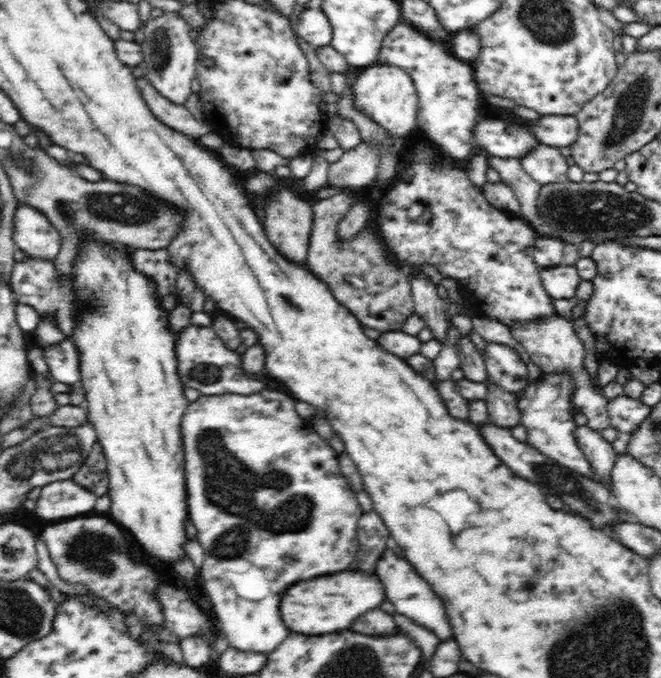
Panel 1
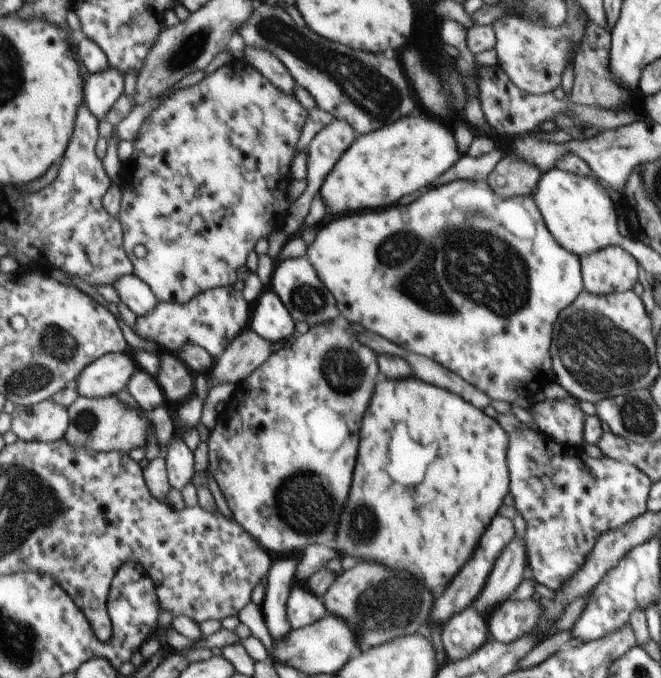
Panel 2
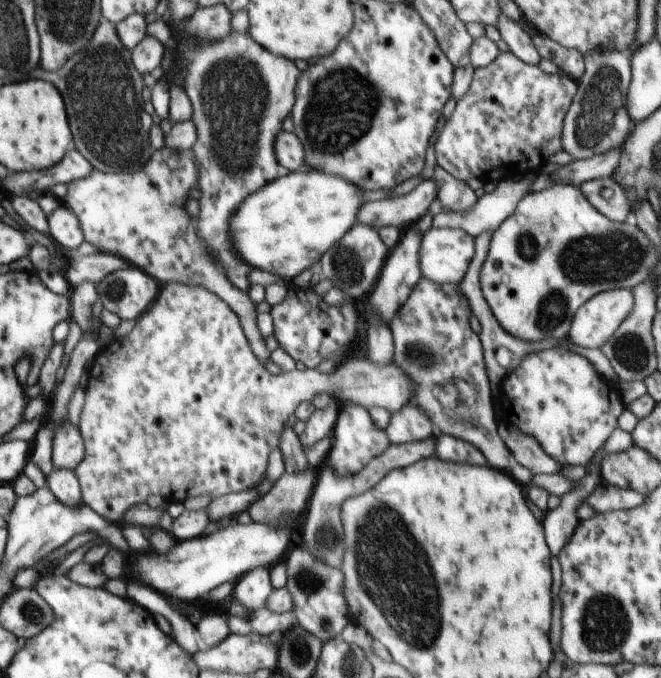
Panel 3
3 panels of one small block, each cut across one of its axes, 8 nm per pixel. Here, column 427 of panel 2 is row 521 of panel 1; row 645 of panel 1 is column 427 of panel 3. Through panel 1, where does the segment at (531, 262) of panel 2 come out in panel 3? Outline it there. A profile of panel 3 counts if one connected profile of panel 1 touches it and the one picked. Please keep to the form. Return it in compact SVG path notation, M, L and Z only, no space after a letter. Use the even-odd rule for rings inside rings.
M433 226L424 232L420 242L420 272L424 278L436 284L459 285L468 272L468 266L475 252L475 238L468 232L451 228L439 229Z

